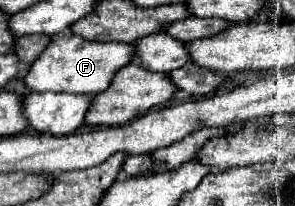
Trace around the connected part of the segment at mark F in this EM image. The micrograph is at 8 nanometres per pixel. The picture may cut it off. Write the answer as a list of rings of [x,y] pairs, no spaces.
[[[55,35],[47,49],[31,63],[23,83],[31,91],[55,91],[55,93],[85,93],[95,95],[109,87],[117,69],[131,61],[133,47],[127,43],[95,43],[77,35]]]

